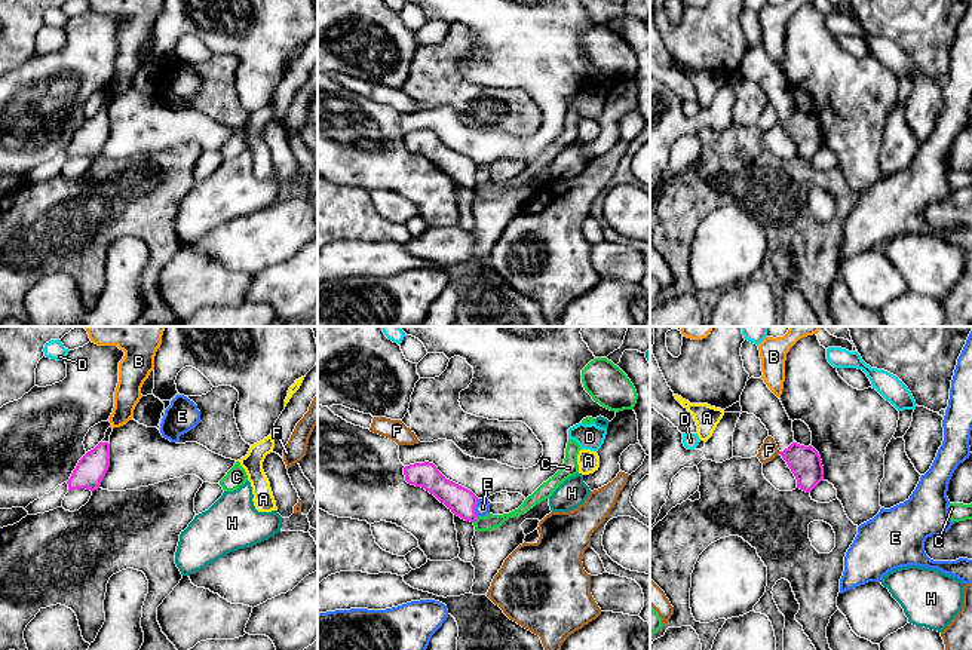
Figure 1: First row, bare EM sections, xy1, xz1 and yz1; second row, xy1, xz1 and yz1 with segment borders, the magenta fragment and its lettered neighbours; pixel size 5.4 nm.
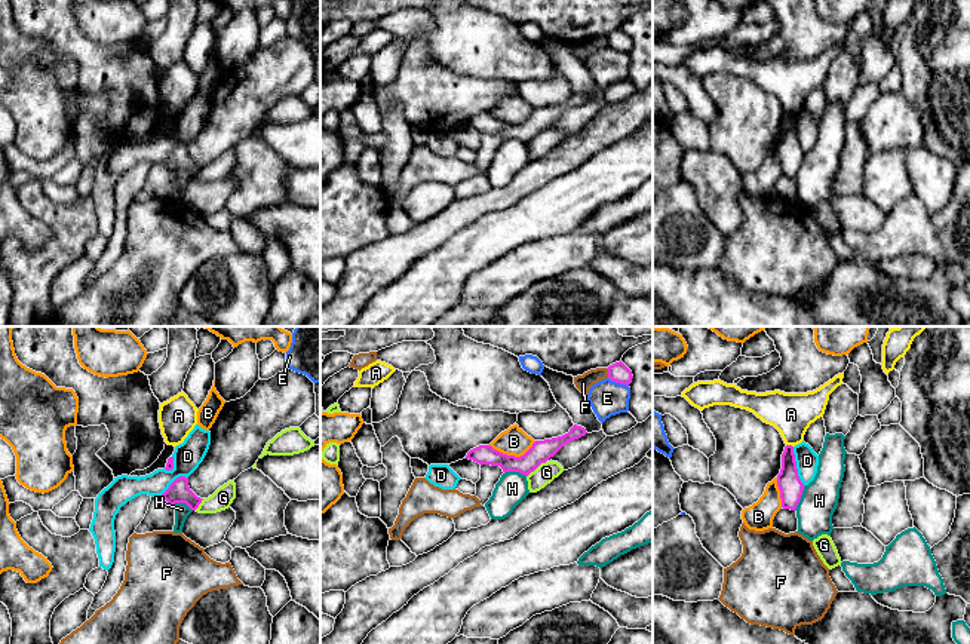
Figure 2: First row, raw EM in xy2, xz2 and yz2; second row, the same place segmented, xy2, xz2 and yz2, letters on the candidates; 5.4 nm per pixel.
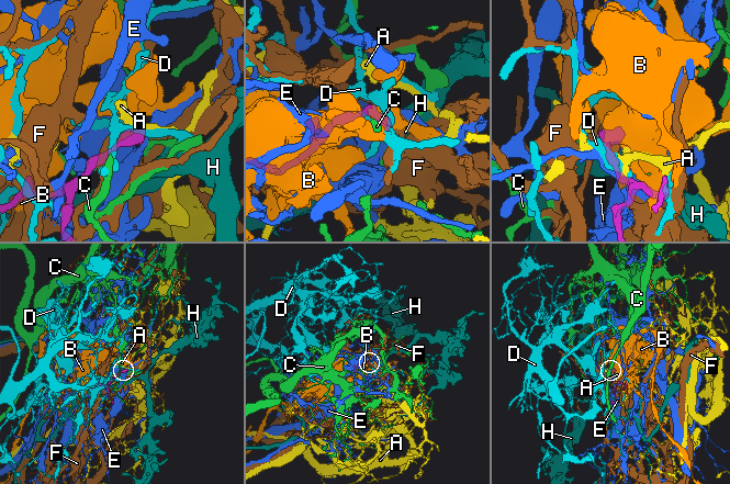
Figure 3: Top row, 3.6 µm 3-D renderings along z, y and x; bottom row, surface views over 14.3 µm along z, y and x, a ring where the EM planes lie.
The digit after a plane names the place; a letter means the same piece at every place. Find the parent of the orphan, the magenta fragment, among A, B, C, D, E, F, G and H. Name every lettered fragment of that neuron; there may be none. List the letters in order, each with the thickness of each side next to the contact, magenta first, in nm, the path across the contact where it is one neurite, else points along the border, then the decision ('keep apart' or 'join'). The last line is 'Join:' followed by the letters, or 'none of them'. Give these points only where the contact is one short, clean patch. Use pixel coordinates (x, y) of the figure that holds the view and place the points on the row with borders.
A: calibres 130 and 220 nm; border yz2 (786, 444), (792, 447); keep apart
B: calibres 120 and 150 nm; keep apart
C: calibres 150 and 80 nm; border xz1 (478, 517), (474, 523); keep apart
D: calibres 130 and 120 nm; border yz2 (792, 447), (797, 475), (804, 485); keep apart
E: calibres 110 and 200 nm; keep apart
F: calibres 110 and 90 nm; keep apart
G: calibres 120 and 110 nm; border xz2 (546, 460), (527, 477); keep apart
H: calibres 130 and 200 nm; border yz2 (806, 485), (794, 509); keep apart
Join: none of them

